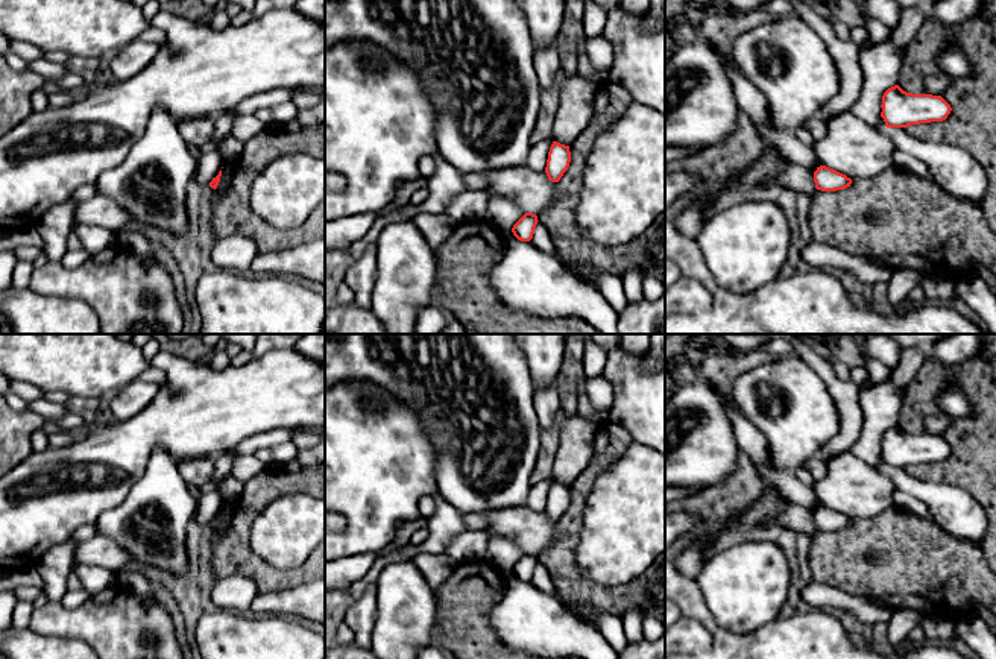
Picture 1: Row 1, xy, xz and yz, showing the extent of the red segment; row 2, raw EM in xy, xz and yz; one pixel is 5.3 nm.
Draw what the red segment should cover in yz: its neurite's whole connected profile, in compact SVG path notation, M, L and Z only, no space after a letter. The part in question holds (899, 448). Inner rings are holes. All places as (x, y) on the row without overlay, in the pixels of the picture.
M937 413L925 418L923 434L906 433L899 425L888 428L881 445L885 466L908 468L946 460L952 448L941 436L947 428L949 418Z

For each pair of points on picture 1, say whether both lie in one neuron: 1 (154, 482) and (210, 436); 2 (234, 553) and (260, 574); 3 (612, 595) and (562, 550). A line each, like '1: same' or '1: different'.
1: different
2: same
3: same

